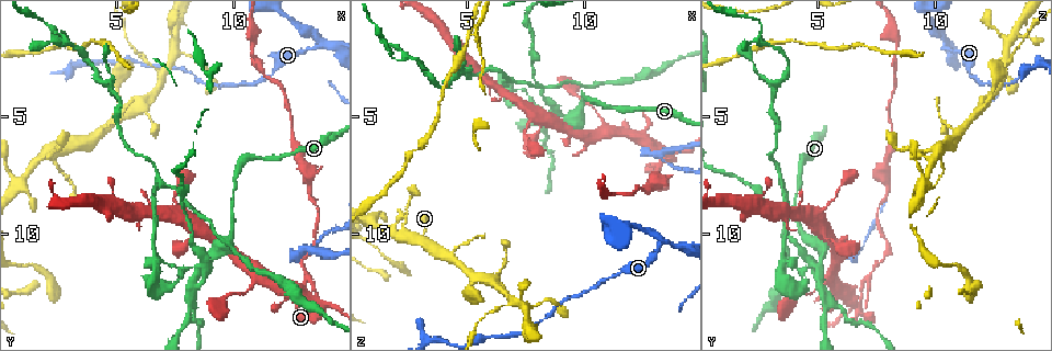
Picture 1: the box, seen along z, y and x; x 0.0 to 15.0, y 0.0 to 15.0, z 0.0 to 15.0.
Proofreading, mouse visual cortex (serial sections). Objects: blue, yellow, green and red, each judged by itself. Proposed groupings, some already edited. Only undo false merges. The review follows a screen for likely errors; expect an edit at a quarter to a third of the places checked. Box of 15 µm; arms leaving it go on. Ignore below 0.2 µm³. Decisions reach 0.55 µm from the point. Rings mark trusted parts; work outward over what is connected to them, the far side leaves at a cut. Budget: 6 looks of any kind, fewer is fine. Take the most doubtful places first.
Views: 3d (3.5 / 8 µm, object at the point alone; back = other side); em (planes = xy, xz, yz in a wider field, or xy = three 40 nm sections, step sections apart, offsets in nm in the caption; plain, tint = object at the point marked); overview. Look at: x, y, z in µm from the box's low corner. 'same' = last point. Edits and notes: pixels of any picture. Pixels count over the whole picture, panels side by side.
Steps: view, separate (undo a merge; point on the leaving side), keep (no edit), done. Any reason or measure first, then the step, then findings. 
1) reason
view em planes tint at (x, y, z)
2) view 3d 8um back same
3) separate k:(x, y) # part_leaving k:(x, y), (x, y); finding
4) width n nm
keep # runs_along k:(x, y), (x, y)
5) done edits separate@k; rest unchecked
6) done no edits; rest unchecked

four-way junction
view 3d 8um at (8.5, 11.6, 5.1)

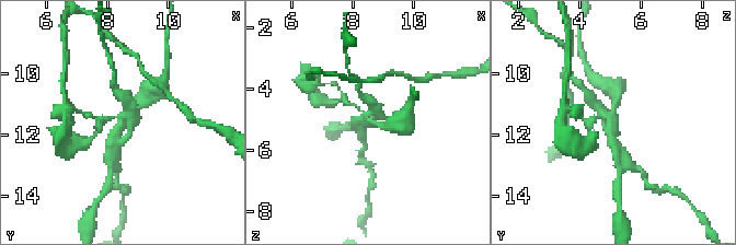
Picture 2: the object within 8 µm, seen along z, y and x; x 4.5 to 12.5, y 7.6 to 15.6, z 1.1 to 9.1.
arms 4; arm_widths 150, 250, 300, 300 nm
view em xy step 2 tint at (8.5, 11.5, 5.0)

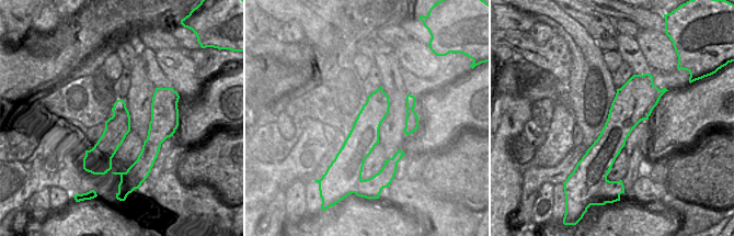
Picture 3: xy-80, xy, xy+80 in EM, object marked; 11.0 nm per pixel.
separate 2:(378, 106) # part_leaving 2:(367, 115), (345, 98), (335, 101); a second cell is stuck on

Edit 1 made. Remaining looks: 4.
redraw
view overview

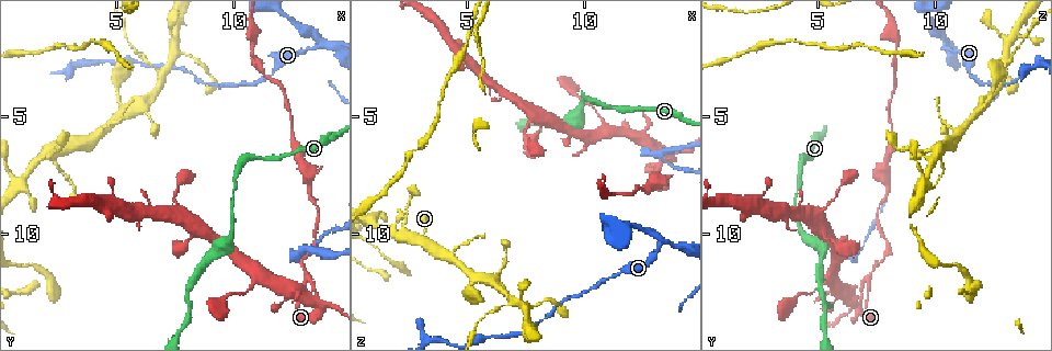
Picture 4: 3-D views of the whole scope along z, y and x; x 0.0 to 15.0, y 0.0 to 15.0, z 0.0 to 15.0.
small branch off a trunk
view 3d 3.5um back at (13.7, 13.3, 6.8)

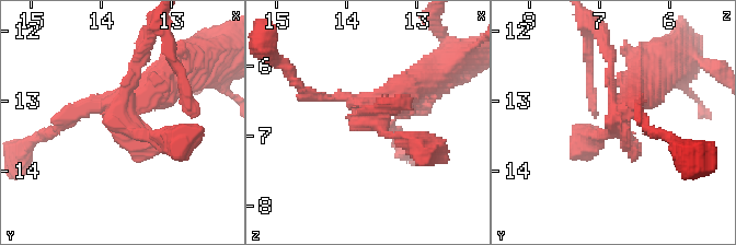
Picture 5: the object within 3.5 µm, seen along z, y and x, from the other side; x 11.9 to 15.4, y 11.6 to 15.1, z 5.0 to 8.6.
now the EM
view em planes plain at (13.70, 13.20, 6.70)

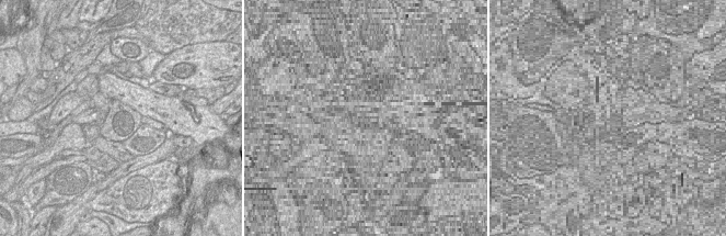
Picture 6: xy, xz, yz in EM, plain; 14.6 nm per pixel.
view em planes tint same

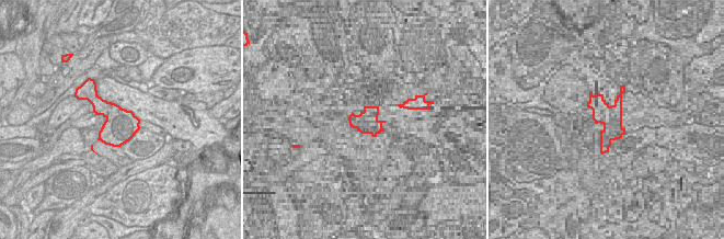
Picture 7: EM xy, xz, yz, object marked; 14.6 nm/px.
width 480 nm
separate 5:(71, 117) # part_leaving 5:(370, 118), (374, 106), (438, 73); two cells meet here

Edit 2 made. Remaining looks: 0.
done edits separate@2, separate@5; rest unchecked

